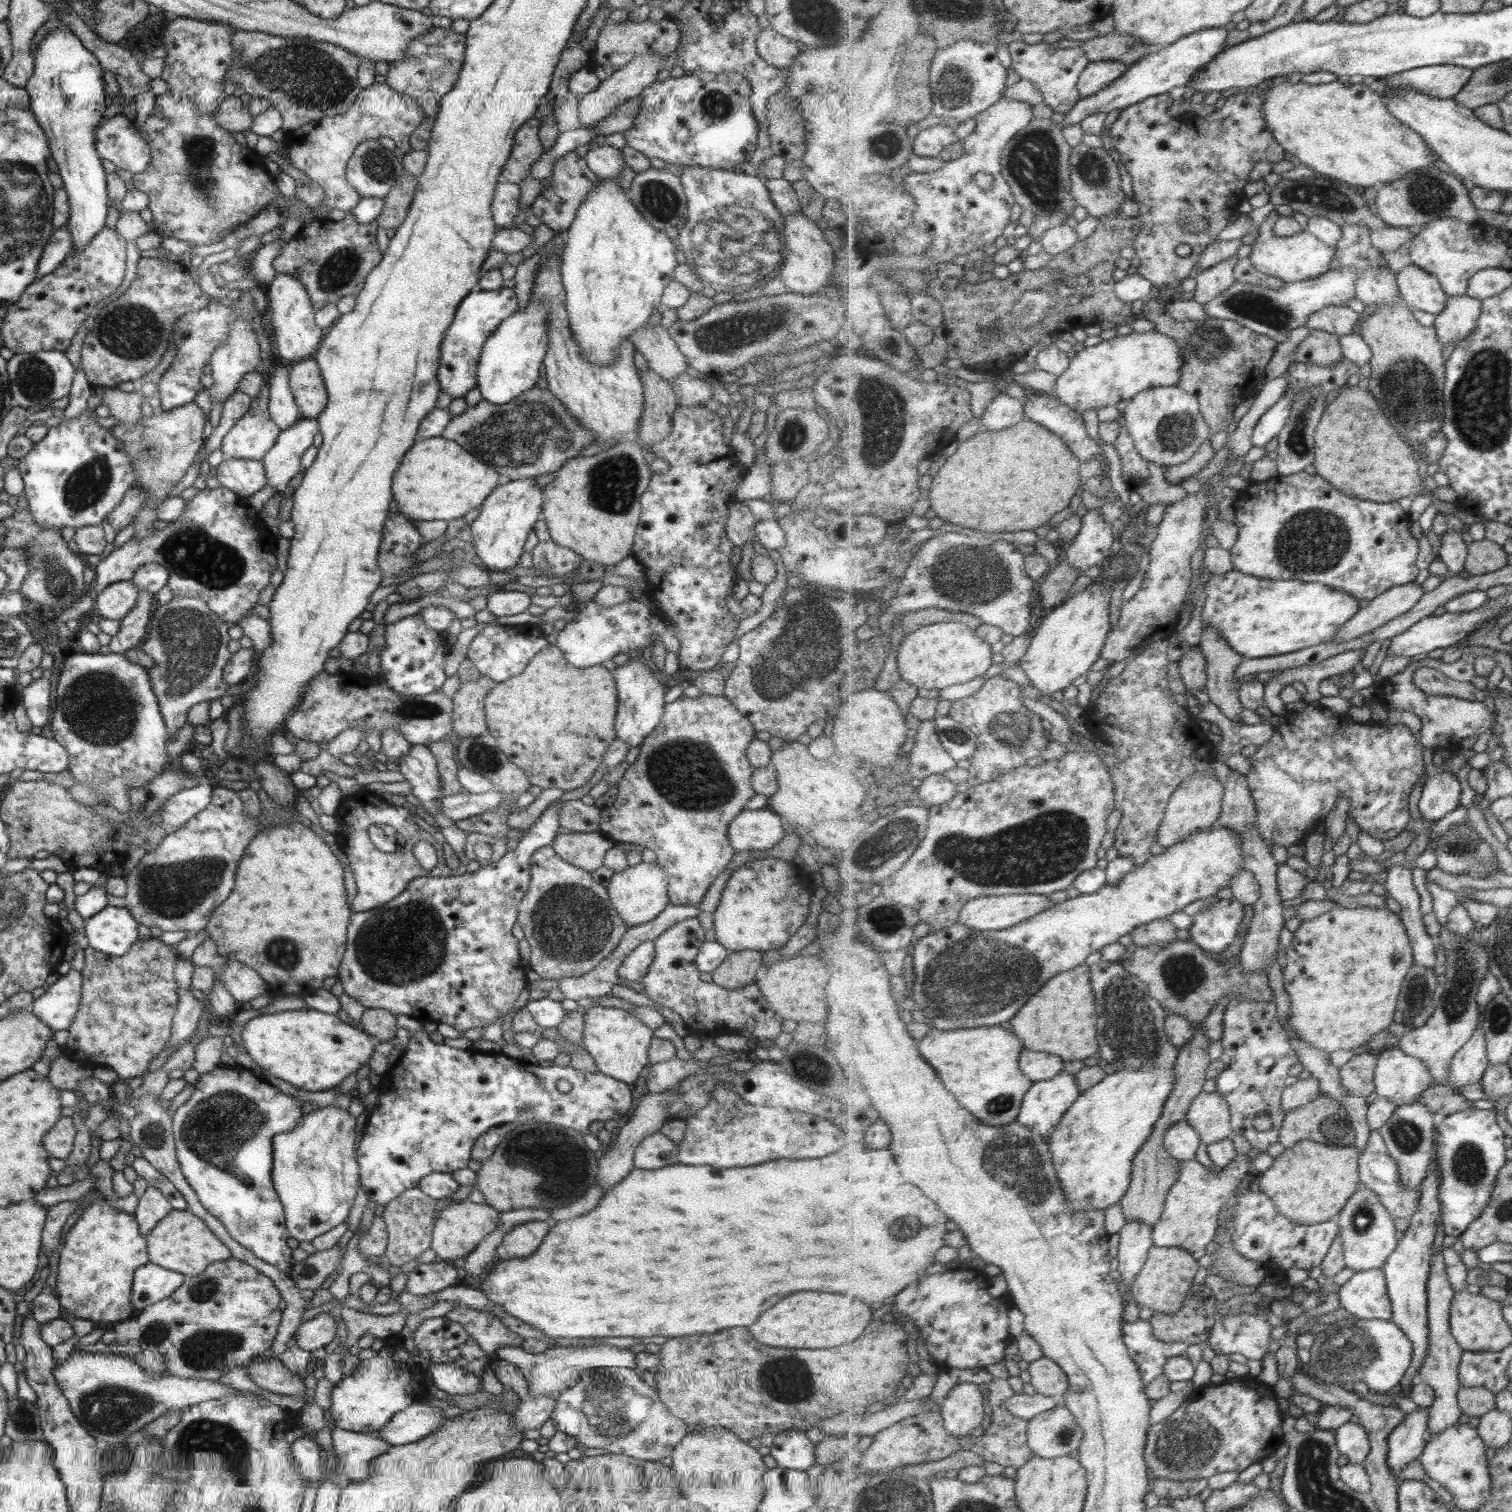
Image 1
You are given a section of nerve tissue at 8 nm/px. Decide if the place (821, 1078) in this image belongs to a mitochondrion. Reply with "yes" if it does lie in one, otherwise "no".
yes

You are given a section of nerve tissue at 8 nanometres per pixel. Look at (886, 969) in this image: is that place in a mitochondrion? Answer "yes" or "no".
no

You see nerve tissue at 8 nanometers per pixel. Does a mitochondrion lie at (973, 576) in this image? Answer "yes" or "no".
yes

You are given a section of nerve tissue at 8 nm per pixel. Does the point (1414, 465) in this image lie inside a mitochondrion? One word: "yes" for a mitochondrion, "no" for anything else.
no

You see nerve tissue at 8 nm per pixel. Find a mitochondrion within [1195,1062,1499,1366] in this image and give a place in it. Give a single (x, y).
(1468, 1164)

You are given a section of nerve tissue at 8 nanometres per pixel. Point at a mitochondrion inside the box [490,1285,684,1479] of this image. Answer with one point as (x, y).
(608, 1411)

